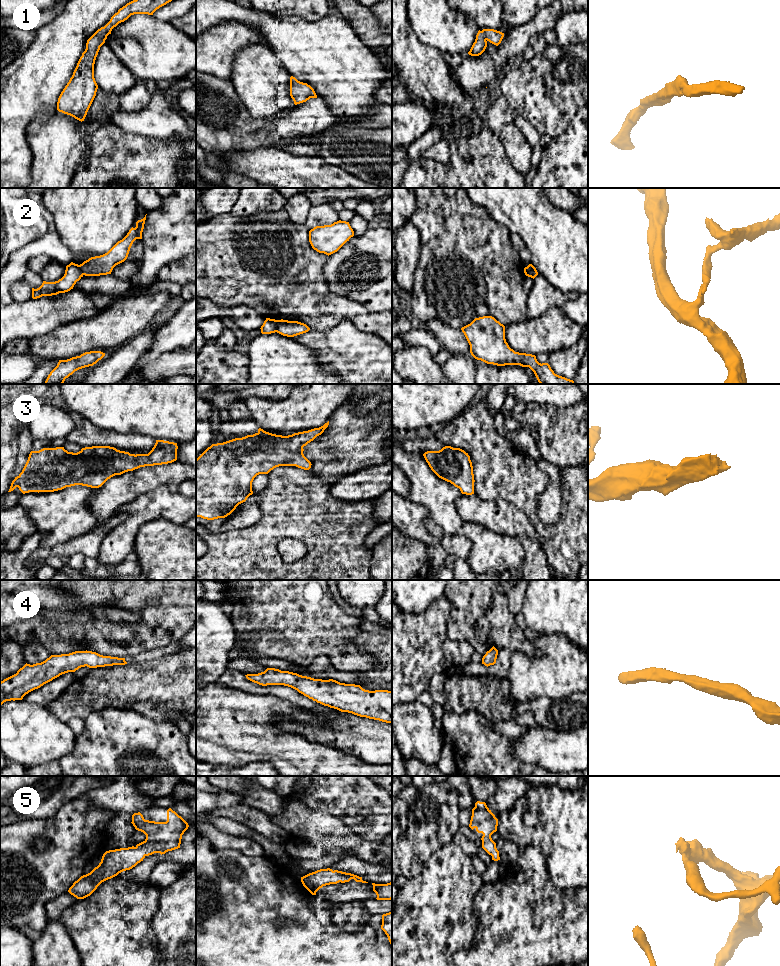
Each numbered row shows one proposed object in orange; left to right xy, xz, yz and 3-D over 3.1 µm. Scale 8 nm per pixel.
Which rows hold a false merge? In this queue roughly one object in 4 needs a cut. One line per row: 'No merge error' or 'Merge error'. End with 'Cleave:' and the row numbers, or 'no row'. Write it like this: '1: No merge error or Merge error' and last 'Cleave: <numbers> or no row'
1: No merge error
2: Merge error
3: No merge error
4: No merge error
5: No merge error
Cleave: 2

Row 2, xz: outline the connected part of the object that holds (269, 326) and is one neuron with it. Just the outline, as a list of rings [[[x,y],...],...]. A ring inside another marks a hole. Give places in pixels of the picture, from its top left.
[[[266,318],[263,325],[261,326],[262,334],[271,334],[277,332],[278,320]]]

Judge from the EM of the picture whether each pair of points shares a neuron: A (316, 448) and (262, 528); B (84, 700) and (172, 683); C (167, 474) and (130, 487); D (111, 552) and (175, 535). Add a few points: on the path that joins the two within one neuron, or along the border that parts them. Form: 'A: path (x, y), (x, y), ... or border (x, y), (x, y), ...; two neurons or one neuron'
A: border (308, 470), (317, 476); two neurons
B: path (106, 687), (150, 687); one neuron
C: path (158, 475), (139, 482); one neuron
D: border (143, 524), (137, 531), (133, 551); two neurons

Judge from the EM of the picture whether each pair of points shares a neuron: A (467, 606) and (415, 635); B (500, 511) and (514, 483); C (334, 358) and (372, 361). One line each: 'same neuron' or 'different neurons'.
A: different neurons
B: different neurons
C: same neuron

